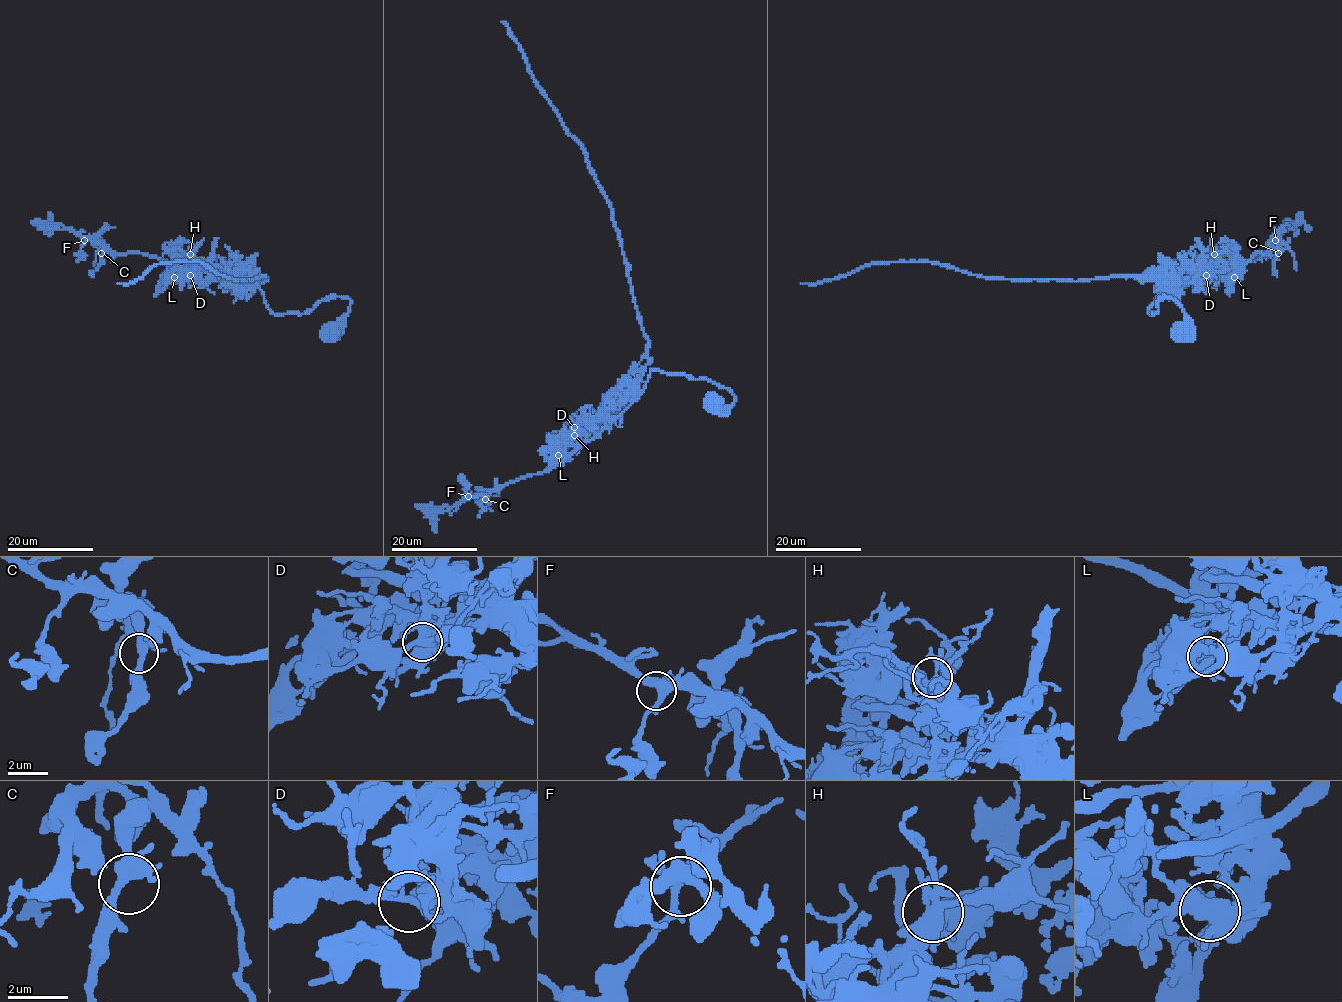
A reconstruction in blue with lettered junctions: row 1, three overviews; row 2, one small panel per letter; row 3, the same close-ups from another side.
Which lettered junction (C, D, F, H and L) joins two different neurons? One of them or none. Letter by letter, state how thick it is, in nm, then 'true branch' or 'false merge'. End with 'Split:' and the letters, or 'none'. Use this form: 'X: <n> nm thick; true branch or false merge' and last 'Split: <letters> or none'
C: 360 nm thick; true branch
D: 320 nm thick; true branch
F: 420 nm thick; true branch
H: 480 nm thick; true branch
L: 480 nm thick; false merge
Split: L

